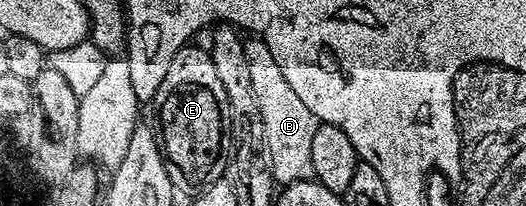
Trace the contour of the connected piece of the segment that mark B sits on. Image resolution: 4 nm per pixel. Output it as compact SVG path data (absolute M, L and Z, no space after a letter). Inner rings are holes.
M257 37L245 40L248 73L252 77L252 89L260 109L260 117L264 125L264 141L266 142L266 162L270 165L270 176L275 184L299 183L301 179L314 179L312 169L312 136L316 134L318 119L296 97L292 85L284 81L284 73L280 73L280 65L268 53L268 45Z

